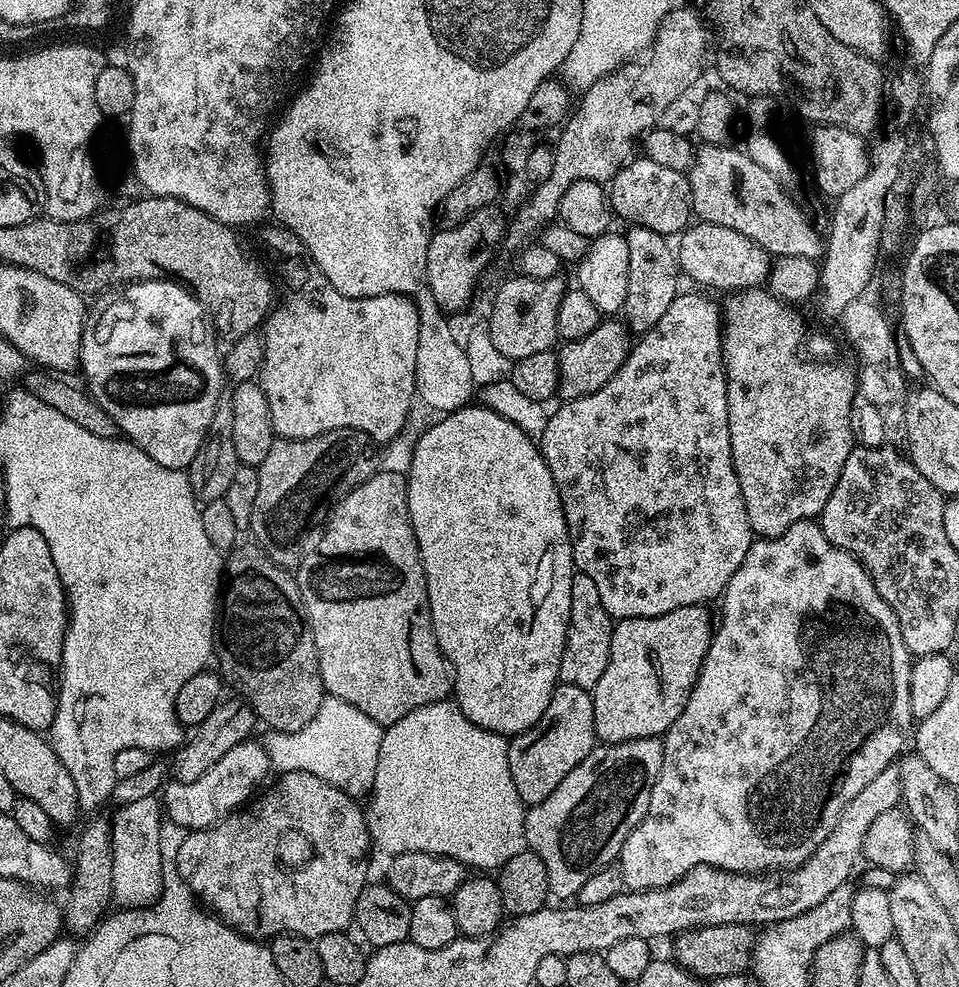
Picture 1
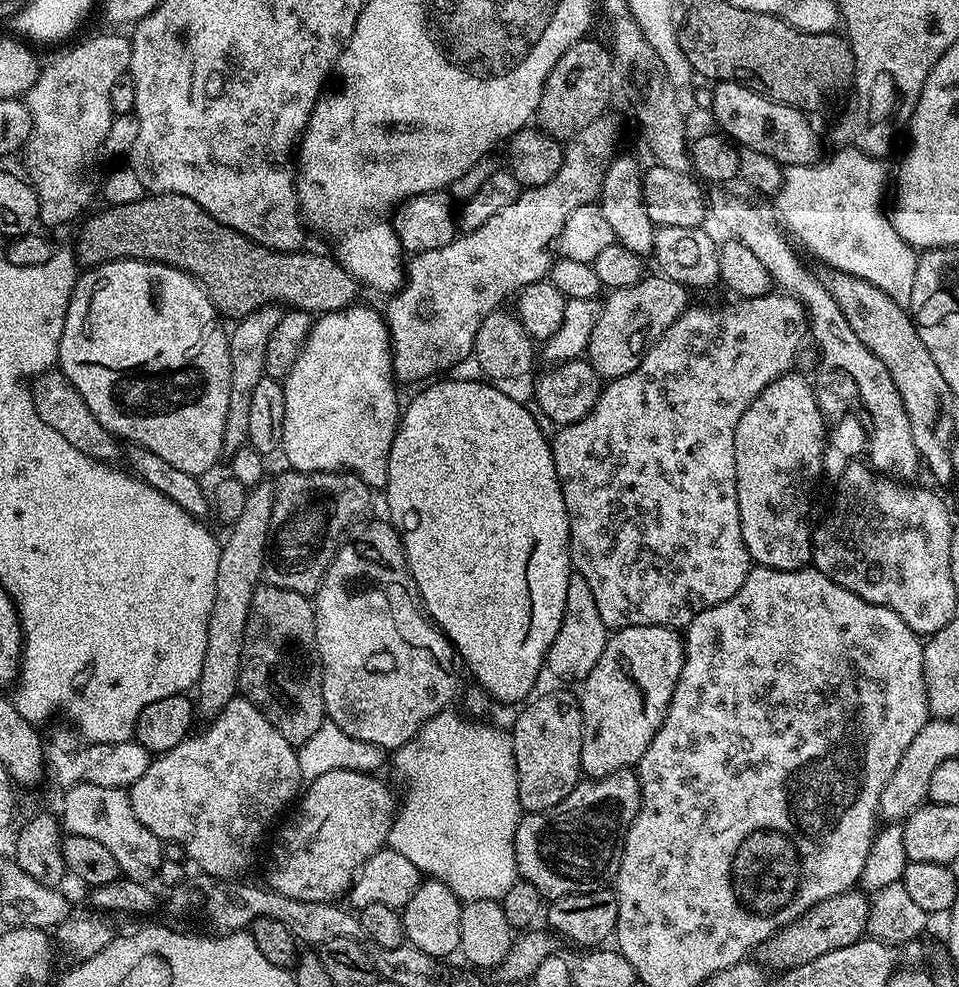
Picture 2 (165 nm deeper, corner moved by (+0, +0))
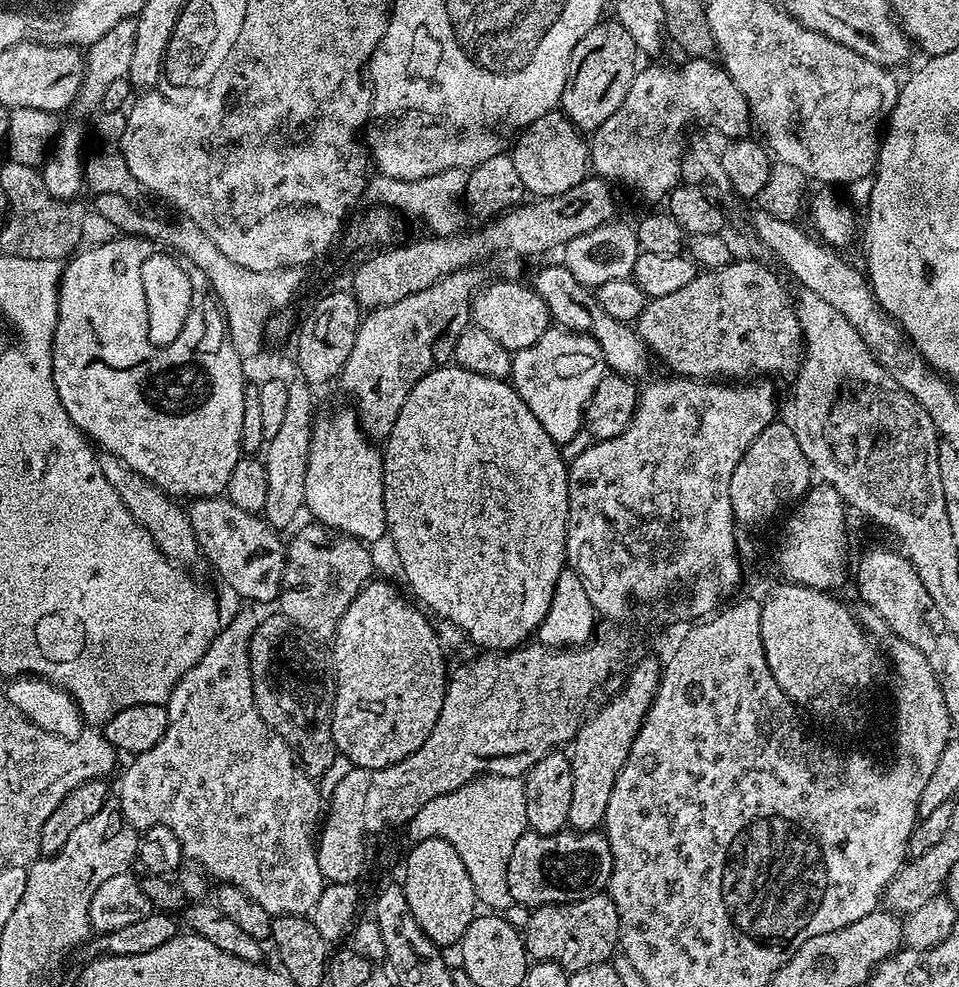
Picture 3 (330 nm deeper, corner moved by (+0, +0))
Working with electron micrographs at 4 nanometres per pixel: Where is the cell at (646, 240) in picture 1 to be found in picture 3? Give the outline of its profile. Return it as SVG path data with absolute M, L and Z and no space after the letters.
M688 58L677 68L667 68L660 62L652 62L649 68L641 67L630 82L630 90L626 90L626 98L622 98L622 106L602 122L590 136L590 168L600 179L613 185L625 184L633 188L648 206L665 199L668 193L681 183L680 155L685 155L684 127L687 124L709 124L712 128L720 128L724 138L744 138L753 127L752 111L748 108L746 98L738 86L730 78L730 74L719 63L711 64L708 58Z

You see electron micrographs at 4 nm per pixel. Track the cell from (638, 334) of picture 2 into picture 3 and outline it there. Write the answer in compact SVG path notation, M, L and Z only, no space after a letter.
M733 259L731 264L722 266L721 268L710 268L707 270L697 271L696 277L690 282L686 282L686 286L682 286L682 290L674 290L674 294L665 294L662 298L651 298L645 303L642 314L634 321L636 333L642 338L642 342L648 347L649 353L653 357L660 356L660 360L666 367L678 376L691 376L693 378L727 378L732 382L740 382L751 372L760 372L765 377L772 376L788 376L799 372L800 362L802 359L802 337L800 335L800 323L798 322L798 314L794 303L794 296L788 293L788 288L767 268L764 264L759 264L756 260L740 260Z

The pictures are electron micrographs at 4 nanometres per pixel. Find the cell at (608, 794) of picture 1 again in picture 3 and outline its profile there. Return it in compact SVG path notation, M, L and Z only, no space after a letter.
M529 830L514 842L506 882L512 903L524 904L531 910L547 904L569 904L591 896L602 881L607 882L611 873L612 851L603 831L538 834Z

